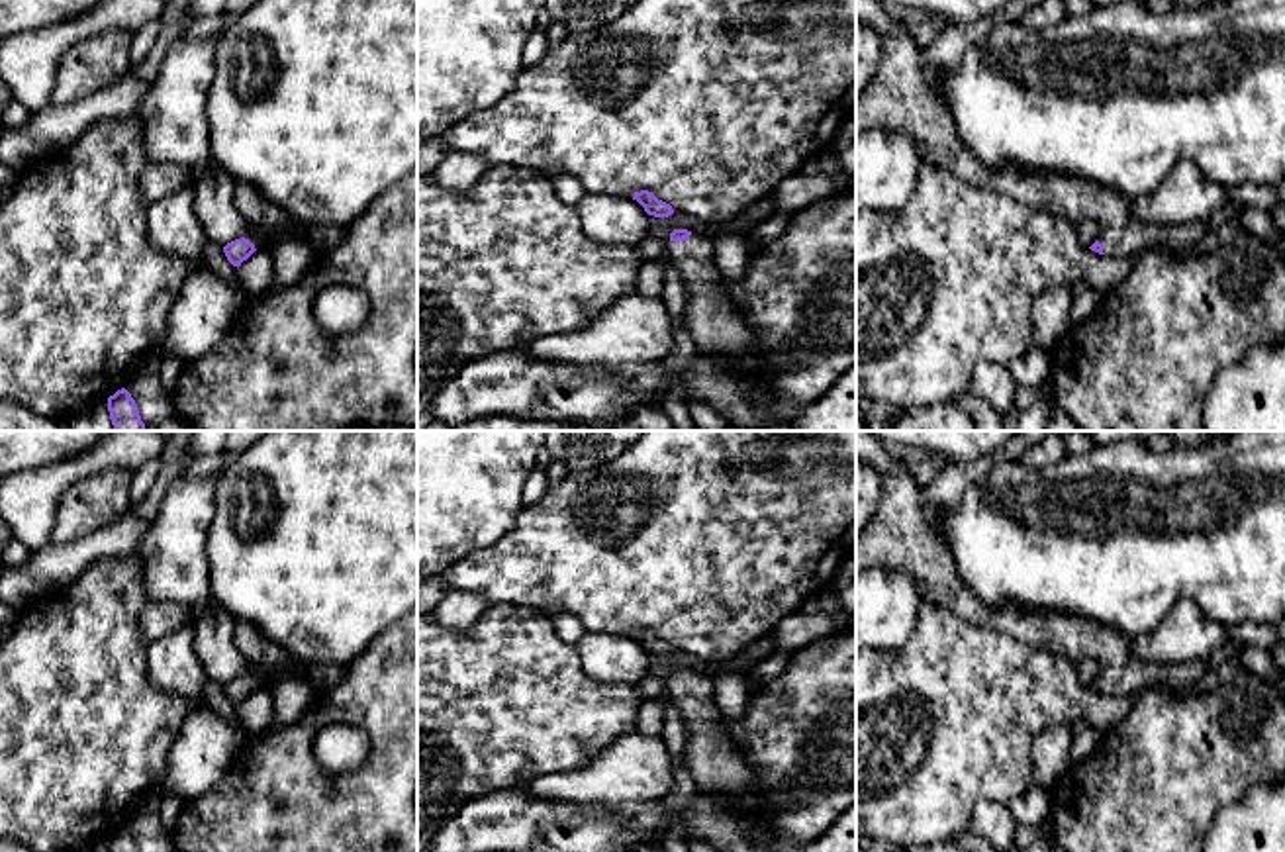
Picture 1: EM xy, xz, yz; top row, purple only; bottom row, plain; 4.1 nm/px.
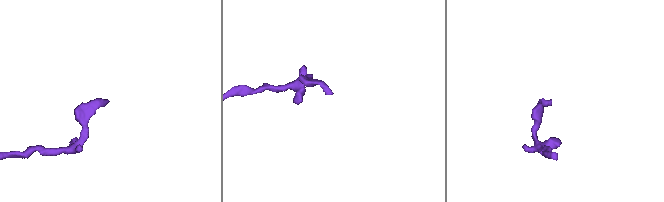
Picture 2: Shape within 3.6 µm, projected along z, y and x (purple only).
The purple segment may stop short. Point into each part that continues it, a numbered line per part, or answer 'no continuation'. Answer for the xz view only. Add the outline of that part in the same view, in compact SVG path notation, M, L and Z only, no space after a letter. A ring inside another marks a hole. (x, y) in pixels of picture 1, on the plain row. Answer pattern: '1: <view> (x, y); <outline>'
1: xz (715, 766); M691 672L684 680L668 680L664 693L682 713L688 733L684 764L697 791L744 797L752 789L754 774L723 727L713 676Z

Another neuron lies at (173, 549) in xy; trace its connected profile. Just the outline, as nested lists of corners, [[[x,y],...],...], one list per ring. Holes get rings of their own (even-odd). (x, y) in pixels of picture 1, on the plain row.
[[[178,476],[133,554],[143,564],[147,601],[202,605],[212,592],[206,537],[215,513],[217,476]]]

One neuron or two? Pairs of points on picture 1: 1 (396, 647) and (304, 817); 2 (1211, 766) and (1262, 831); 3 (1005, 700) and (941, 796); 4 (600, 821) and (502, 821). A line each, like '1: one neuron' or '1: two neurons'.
1: one neuron
2: two neurons
3: one neuron
4: one neuron

